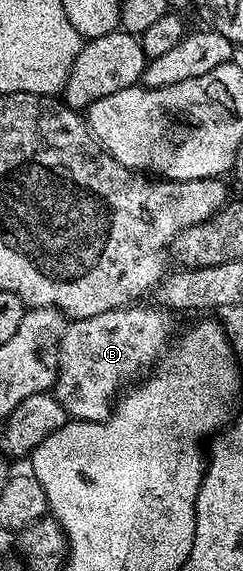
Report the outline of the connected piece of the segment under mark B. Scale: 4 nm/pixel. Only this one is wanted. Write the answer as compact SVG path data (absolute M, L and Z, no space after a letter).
M133 304L98 316L69 321L60 337L60 362L54 387L58 404L62 404L69 419L78 422L107 420L126 384L147 375L168 349L174 334L172 318L174 314L169 309L155 304L148 307Z

